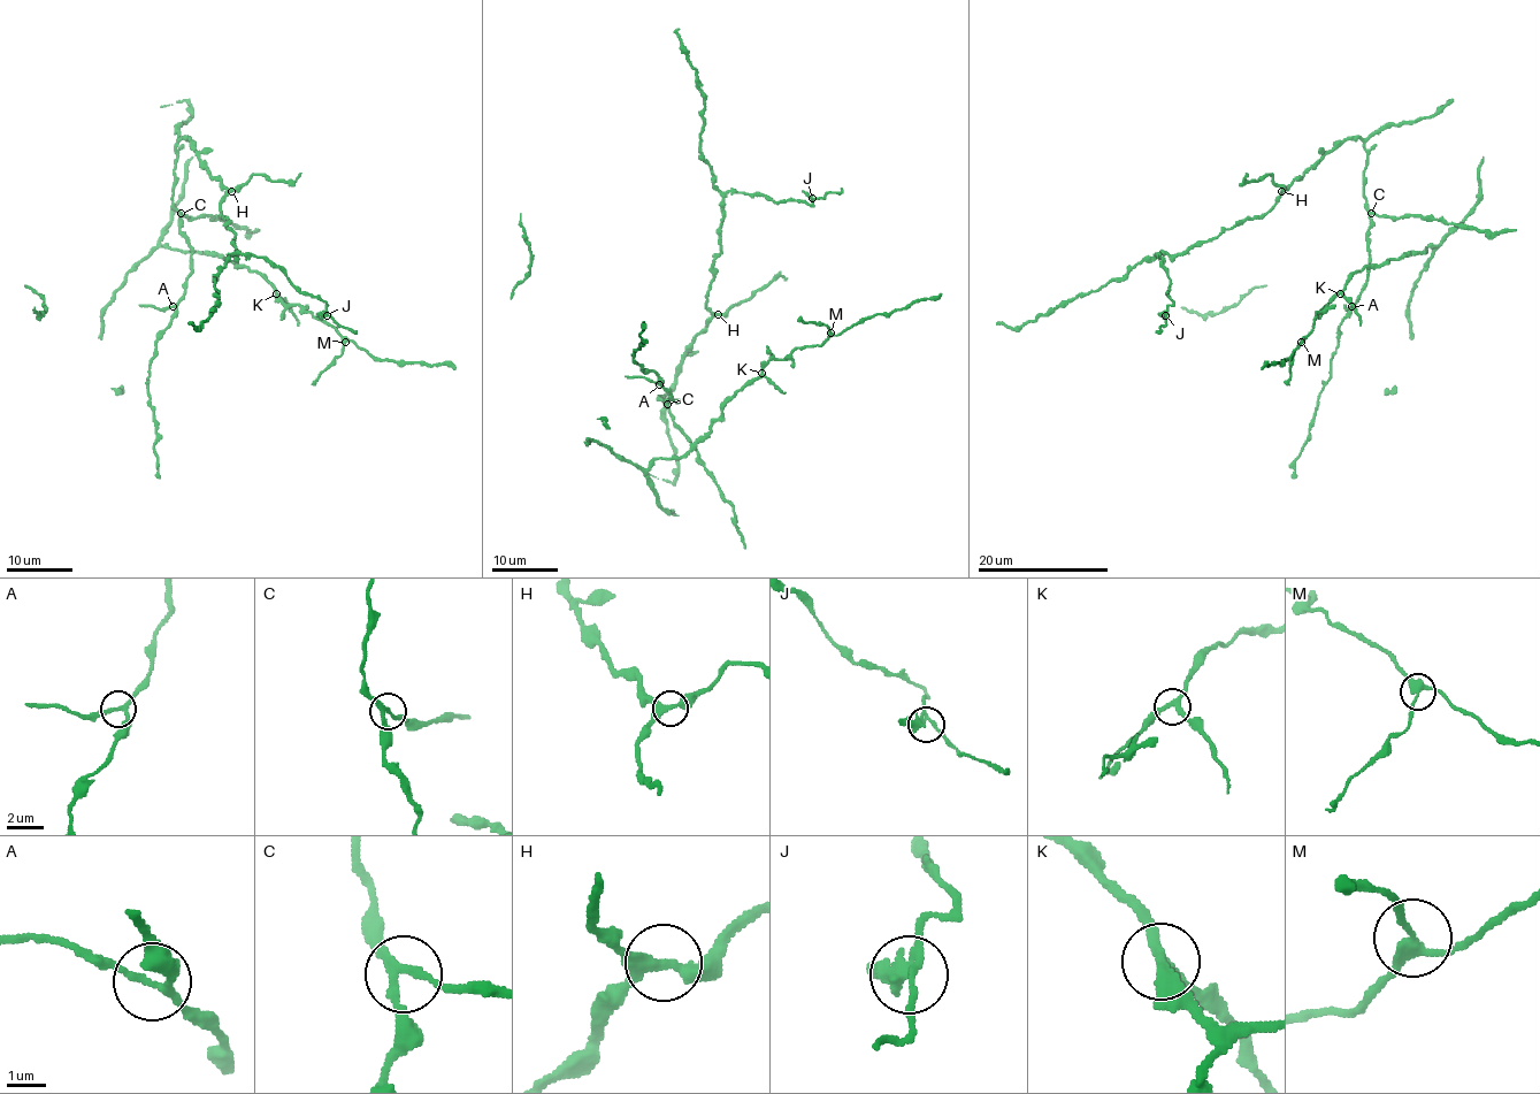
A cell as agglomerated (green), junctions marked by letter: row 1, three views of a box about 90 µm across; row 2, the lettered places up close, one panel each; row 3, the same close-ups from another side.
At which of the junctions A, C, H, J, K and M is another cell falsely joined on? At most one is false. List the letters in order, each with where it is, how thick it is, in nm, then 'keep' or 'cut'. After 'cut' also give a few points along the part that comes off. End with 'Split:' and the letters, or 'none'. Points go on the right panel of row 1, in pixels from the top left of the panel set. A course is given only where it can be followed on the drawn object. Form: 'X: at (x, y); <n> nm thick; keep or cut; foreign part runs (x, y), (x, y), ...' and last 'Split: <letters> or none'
A: at (1351, 306); 180 nm thick; keep
C: at (1371, 213); 200 nm thick; keep
H: at (1281, 191); 280 nm thick; keep
J: at (1165, 315); 240 nm thick; keep
K: at (1340, 293); 240 nm thick; keep
M: at (1301, 342); 240 nm thick; cut; foreign part runs (1301, 341), (1293, 356), (1286, 385)
Split: M

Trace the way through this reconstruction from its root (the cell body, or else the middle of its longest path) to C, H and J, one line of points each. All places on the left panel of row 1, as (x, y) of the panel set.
C: (176, 166), (173, 205), (181, 213)
H: (176, 166), (176, 143), (188, 138), (199, 162), (231, 191)
J: (176, 166), (176, 143), (188, 138), (225, 191), (220, 213), (237, 254), (270, 261), (323, 300), (327, 315)

